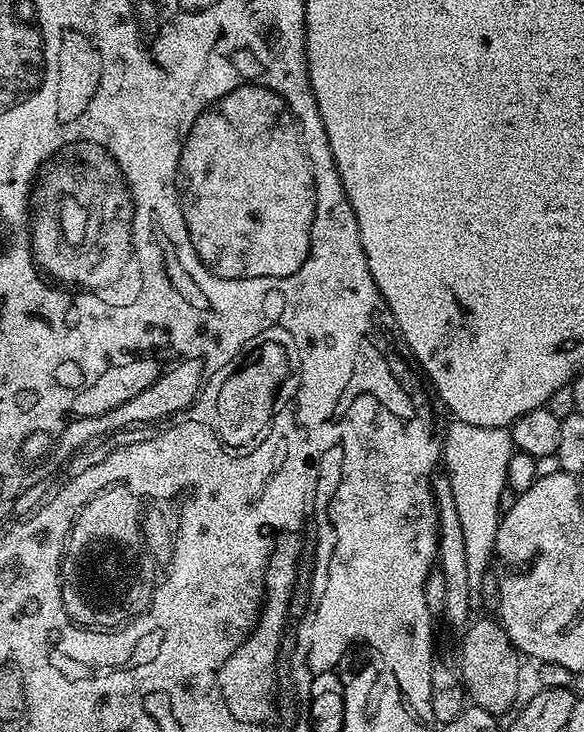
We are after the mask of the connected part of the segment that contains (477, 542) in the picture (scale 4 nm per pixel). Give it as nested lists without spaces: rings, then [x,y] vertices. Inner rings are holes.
[[[456,420],[447,425],[442,436],[442,468],[450,478],[454,490],[454,503],[458,506],[458,519],[466,546],[466,574],[469,574],[470,598],[476,602],[481,597],[482,574],[493,567],[498,526],[502,515],[500,499],[508,488],[506,466],[514,451],[512,434],[508,428],[470,426]]]

